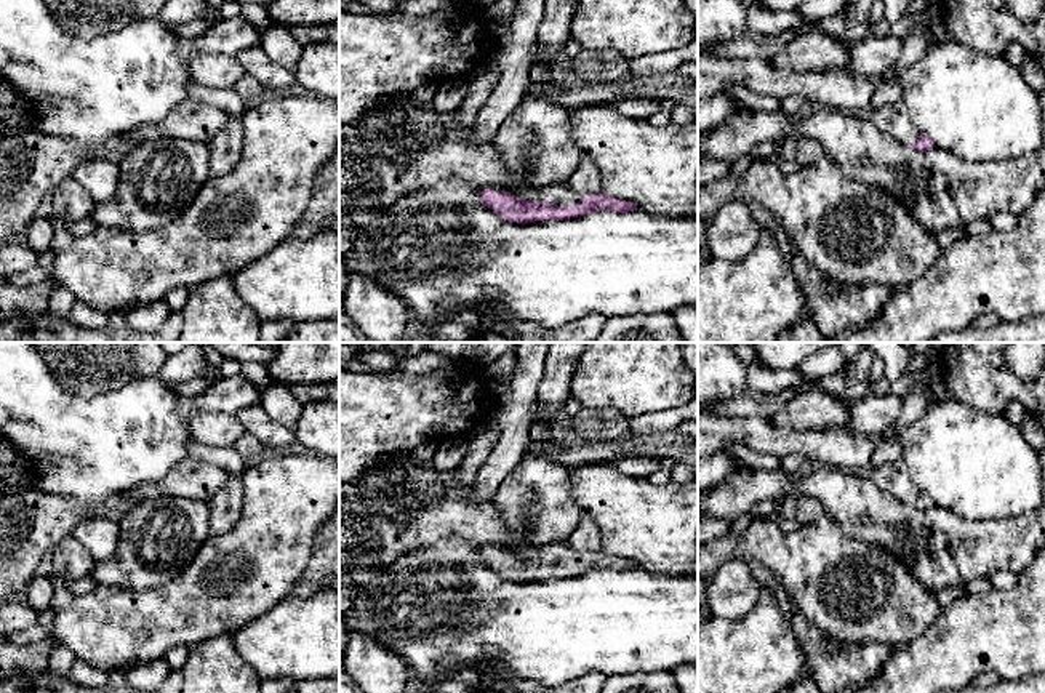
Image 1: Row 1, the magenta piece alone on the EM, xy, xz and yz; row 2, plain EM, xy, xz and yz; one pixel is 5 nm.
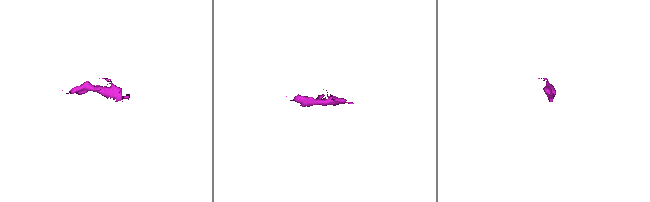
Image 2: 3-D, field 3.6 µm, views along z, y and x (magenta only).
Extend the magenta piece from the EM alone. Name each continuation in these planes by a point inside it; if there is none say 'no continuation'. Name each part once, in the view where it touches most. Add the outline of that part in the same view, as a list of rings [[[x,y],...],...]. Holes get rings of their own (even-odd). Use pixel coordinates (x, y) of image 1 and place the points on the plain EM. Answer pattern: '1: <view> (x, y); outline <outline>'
1: xz (562, 552); outline [[[568,541],[562,543],[547,543],[536,549],[538,560],[549,560],[559,565],[571,563],[579,560],[583,552],[573,549]]]

